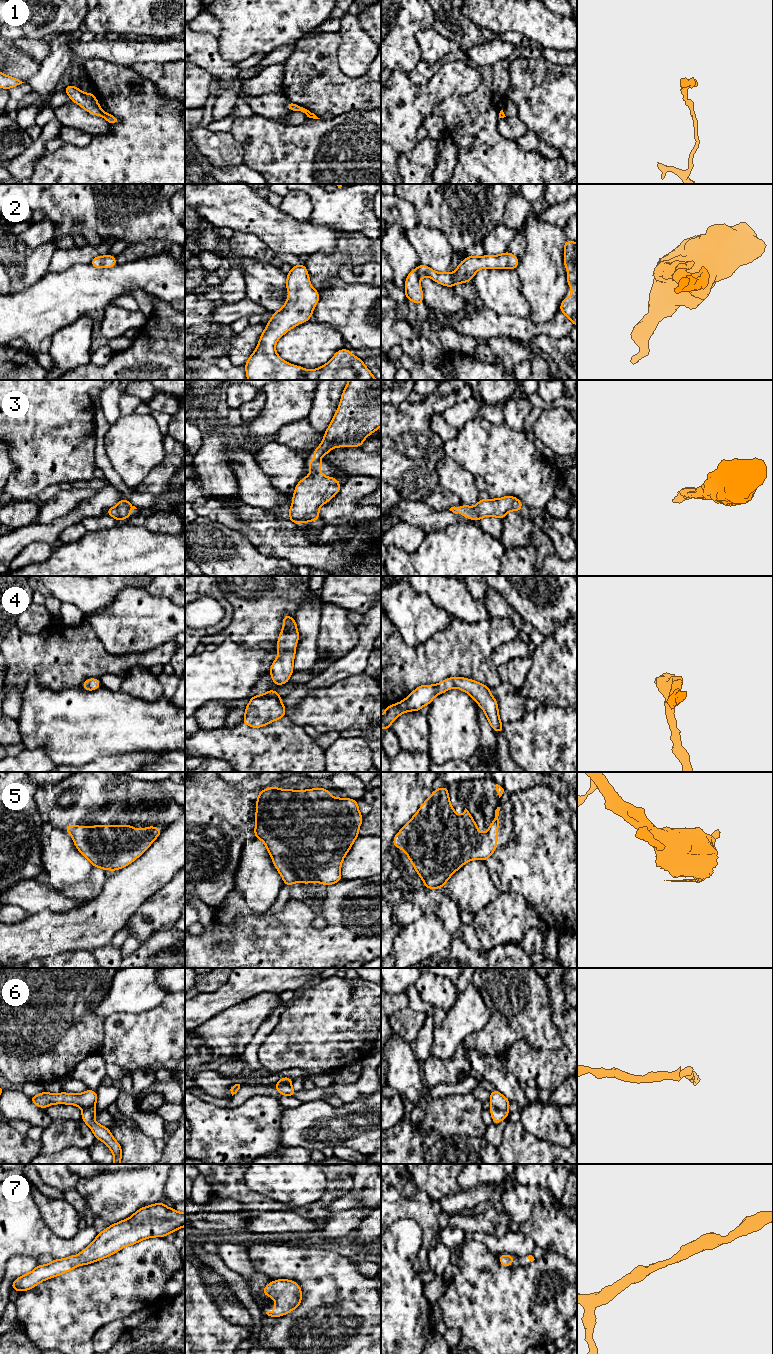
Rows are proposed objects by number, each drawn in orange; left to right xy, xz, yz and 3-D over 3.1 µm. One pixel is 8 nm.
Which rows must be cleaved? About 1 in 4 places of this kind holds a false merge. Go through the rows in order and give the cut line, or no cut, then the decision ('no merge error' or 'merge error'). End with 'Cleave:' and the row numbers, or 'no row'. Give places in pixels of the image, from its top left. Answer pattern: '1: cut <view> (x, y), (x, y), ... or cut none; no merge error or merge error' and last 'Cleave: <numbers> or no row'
1: cut none; no merge error
2: cut none; no merge error
3: cut none; no merge error
4: cut none; no merge error
5: cut none; no merge error
6: cut yz (492, 1105), (499, 1109), (507, 1110); merge error
7: cut none; no merge error
Cleave: 6

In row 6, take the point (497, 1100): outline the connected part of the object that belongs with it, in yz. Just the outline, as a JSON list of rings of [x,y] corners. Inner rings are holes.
[[[494,1090],[490,1092],[490,1103],[492,1106],[499,1110],[507,1111],[510,1106],[510,1102],[506,1097],[504,1097],[499,1091]]]

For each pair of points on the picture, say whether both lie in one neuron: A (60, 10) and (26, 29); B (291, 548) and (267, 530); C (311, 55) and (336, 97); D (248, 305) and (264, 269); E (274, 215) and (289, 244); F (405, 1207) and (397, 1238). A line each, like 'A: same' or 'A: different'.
A: same
B: same
C: same
D: different
E: same
F: different

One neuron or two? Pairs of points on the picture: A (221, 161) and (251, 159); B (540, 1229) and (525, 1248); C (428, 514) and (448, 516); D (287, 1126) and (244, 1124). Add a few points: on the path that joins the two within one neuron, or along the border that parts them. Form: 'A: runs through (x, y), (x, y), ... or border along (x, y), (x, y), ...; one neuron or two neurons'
A: border along (234, 138), (242, 147), (244, 163); two neurons
B: border along (526, 1231), (536, 1245); two neurons
C: runs through (433, 516), (443, 516); one neuron
D: border along (285, 1108), (279, 1120), (279, 1138), (283, 1146); two neurons

